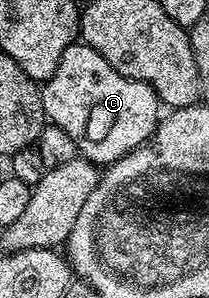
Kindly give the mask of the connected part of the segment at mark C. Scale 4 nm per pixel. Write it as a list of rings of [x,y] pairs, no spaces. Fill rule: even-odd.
[[[82,43],[69,46],[65,55],[61,55],[57,71],[53,71],[51,78],[42,82],[41,92],[48,122],[61,127],[61,131],[73,139],[76,150],[99,167],[112,165],[132,149],[148,144],[154,138],[161,120],[161,102],[149,83],[121,75],[100,53]]]

